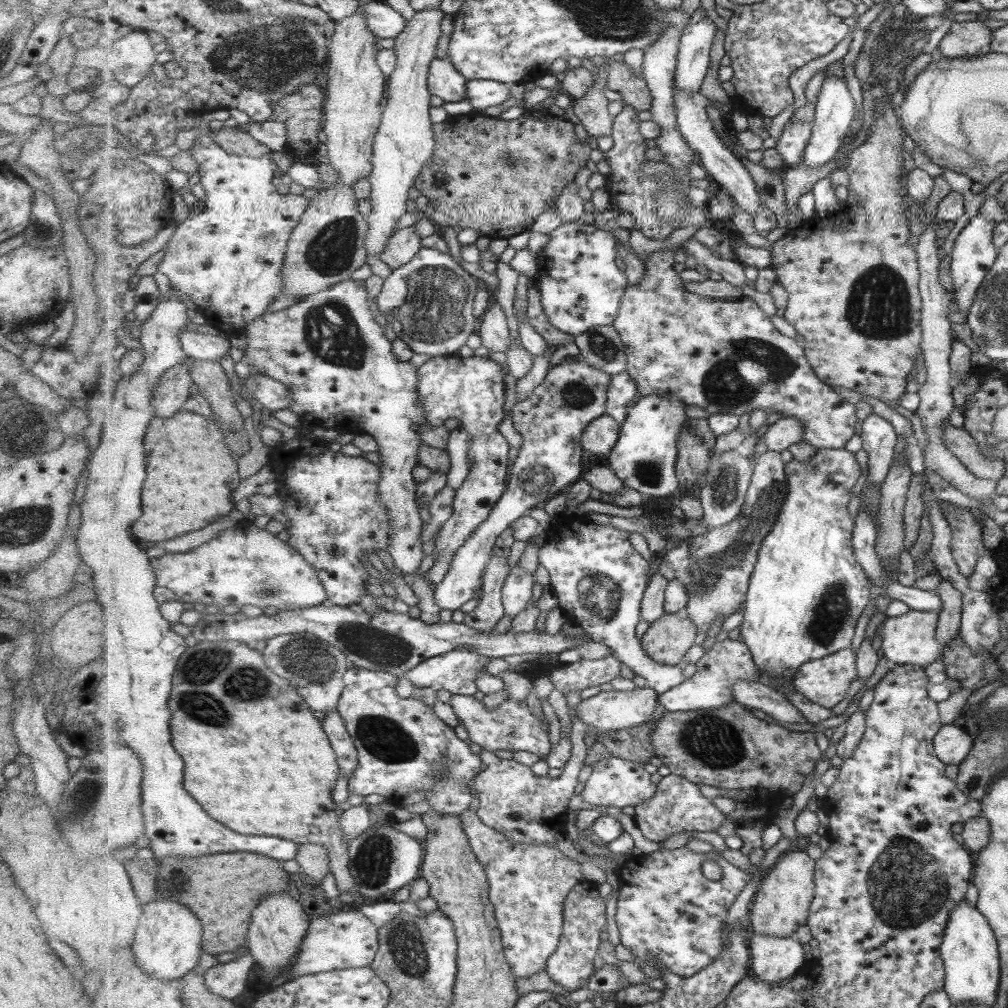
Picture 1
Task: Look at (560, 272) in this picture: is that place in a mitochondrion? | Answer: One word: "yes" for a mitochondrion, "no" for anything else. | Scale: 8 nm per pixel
no

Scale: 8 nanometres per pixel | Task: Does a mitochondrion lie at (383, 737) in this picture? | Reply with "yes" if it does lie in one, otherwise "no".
yes

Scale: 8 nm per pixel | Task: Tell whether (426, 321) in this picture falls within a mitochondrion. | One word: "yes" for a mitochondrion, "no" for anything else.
yes

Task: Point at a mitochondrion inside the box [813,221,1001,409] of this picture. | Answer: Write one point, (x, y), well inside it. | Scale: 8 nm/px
(879, 307)

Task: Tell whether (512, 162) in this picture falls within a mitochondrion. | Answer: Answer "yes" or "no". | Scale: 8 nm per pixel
yes

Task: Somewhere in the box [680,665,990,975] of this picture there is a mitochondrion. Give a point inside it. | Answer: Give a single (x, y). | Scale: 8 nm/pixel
(905, 886)

